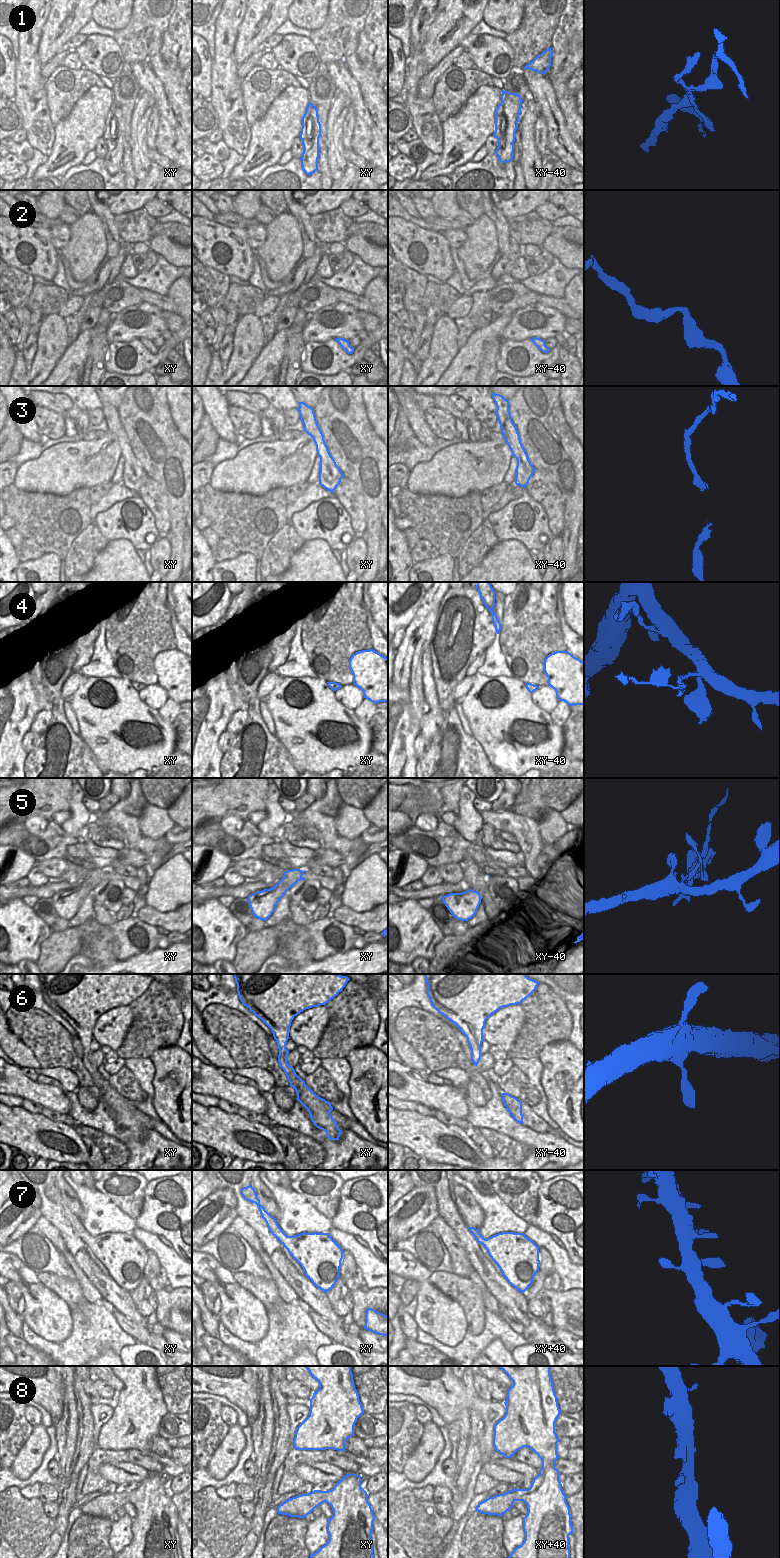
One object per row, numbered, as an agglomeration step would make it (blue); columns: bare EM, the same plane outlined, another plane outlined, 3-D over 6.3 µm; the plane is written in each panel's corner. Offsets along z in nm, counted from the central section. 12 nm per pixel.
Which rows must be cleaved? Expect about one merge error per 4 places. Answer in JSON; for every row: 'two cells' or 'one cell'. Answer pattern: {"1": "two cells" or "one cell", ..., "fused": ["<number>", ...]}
{"1": "two cells", "2": "one cell", "3": "one cell", "4": "one cell", "5": "two cells", "6": "one cell", "7": "one cell", "8": "one cell", "fused": ["1", "5"]}

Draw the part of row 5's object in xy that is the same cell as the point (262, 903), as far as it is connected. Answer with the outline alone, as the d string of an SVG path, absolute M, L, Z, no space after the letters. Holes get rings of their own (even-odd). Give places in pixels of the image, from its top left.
M275 885L249 895L248 902L254 917L264 921L270 918L279 900L288 890L286 885Z

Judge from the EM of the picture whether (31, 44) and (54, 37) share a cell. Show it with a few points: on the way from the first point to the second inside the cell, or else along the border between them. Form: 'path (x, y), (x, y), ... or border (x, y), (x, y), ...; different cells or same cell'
border (47, 20), (37, 51), (41, 65); different cells

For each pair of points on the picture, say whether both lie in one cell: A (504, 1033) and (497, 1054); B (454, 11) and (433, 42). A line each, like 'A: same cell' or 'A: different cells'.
A: different cells
B: same cell

